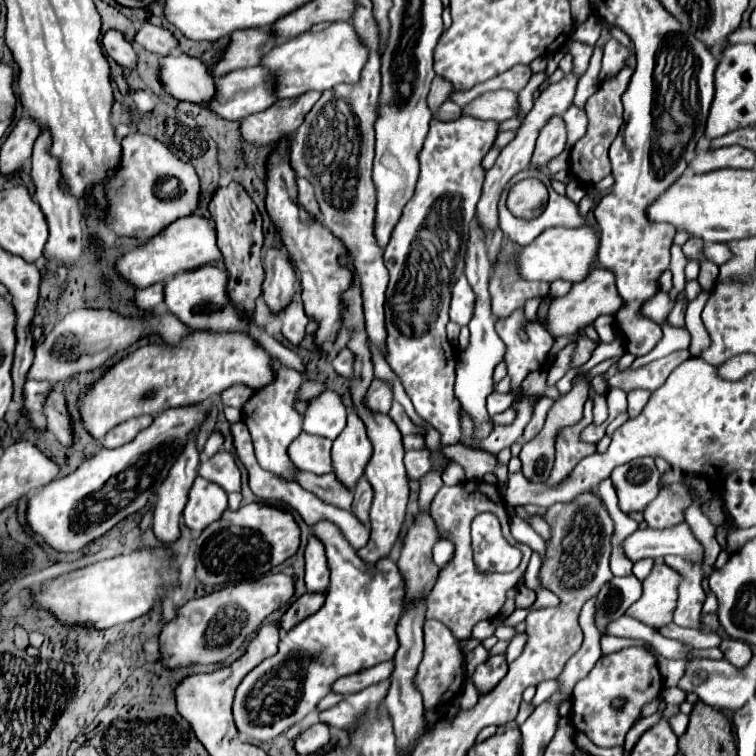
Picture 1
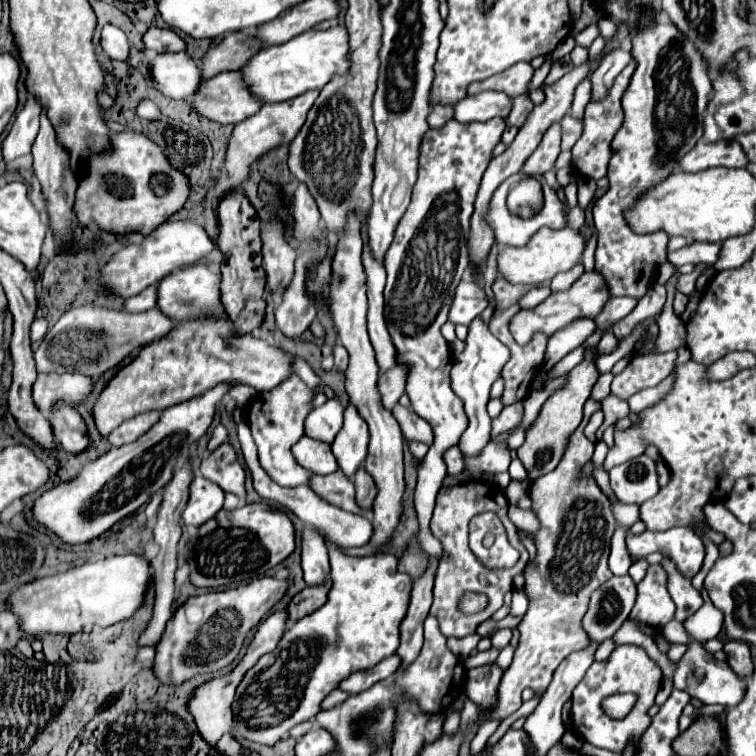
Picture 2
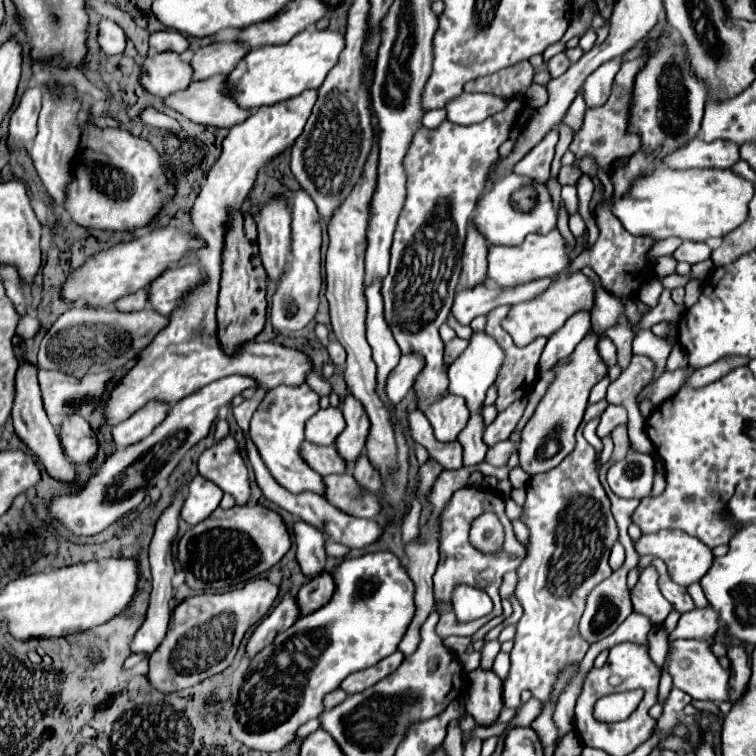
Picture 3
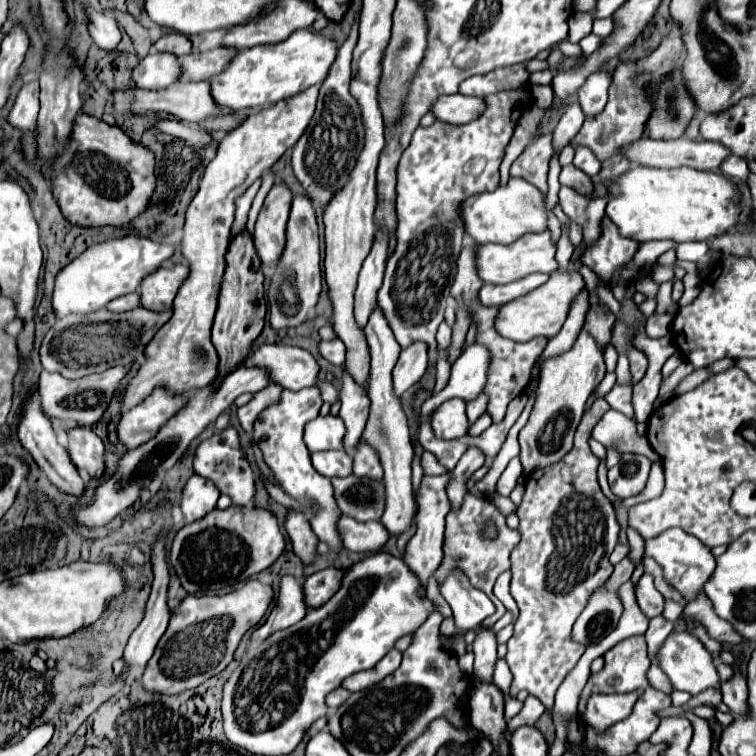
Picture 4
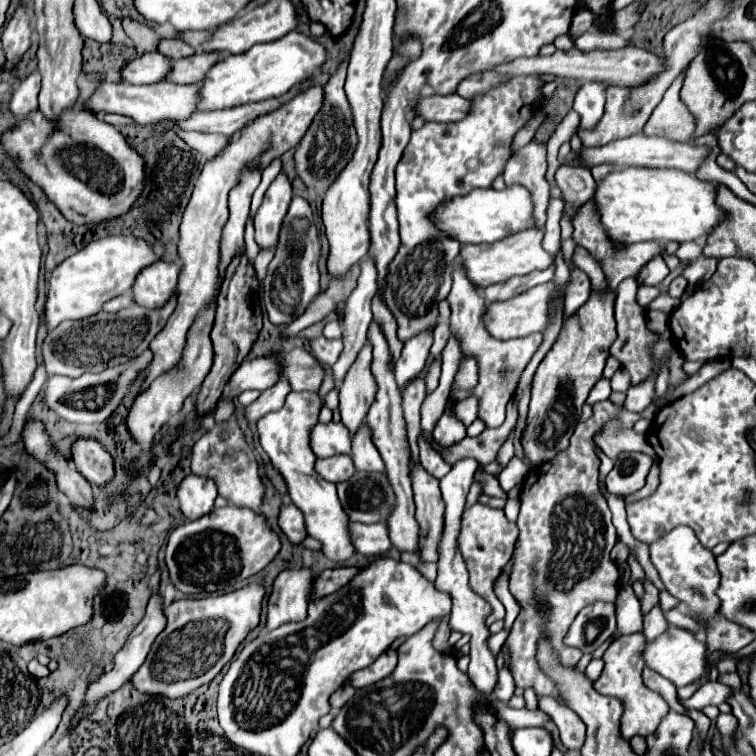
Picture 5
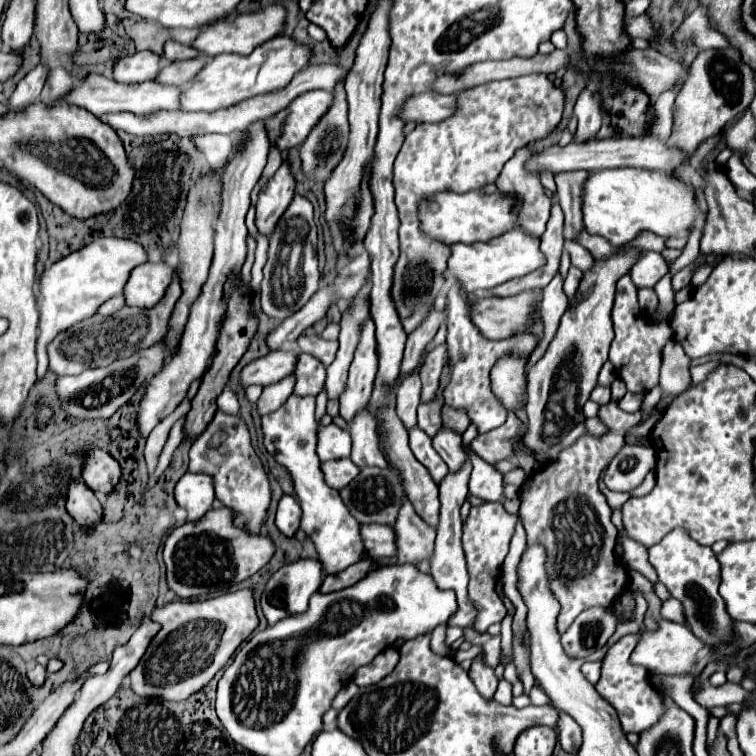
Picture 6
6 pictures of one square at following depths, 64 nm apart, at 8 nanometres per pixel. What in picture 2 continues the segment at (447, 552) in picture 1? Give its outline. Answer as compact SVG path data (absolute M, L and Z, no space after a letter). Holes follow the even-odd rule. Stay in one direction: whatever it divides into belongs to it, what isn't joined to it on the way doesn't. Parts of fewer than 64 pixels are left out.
M496 116L488 122L472 122L472 124L460 124L456 120L450 120L442 128L428 130L422 136L420 156L418 156L418 180L412 190L412 200L410 200L404 216L398 222L398 228L394 232L394 242L388 248L386 260L384 260L384 268L388 274L386 288L384 288L388 332L398 350L398 362L412 364L406 394L410 396L412 410L418 416L422 416L424 420L428 420L434 430L434 444L428 450L428 454L424 456L420 470L418 470L418 486L416 486L416 494L414 494L414 504L416 504L418 526L420 526L416 540L426 554L432 552L432 556L436 556L436 558L440 558L440 542L432 536L428 524L430 524L432 510L436 504L436 494L440 490L440 480L444 480L444 476L446 476L446 464L442 460L442 454L448 446L458 444L464 428L468 426L468 416L464 412L464 404L450 388L448 372L452 368L452 354L448 350L444 336L440 334L440 326L448 320L448 310L454 300L454 290L456 290L464 270L468 268L468 262L464 260L464 256L468 256L468 252L464 252L464 248L468 246L468 230L470 230L470 216L474 212L474 200L476 200L476 194L480 188L482 174L484 174L488 162L492 160L492 150L500 142L504 128L506 128L506 118L500 118L500 116Z

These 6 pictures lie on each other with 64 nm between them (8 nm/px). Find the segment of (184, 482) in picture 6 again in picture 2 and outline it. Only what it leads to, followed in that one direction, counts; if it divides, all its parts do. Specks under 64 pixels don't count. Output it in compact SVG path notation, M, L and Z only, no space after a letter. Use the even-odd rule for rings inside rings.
M196 476L190 484L190 498L182 512L182 518L188 526L198 528L200 524L216 516L222 504L224 504L224 492L218 488L218 484L206 480L204 476Z

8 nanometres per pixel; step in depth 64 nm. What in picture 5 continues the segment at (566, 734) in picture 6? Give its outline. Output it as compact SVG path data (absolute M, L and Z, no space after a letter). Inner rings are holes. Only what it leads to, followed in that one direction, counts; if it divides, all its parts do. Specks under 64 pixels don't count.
M538 696L538 708L542 708L544 712L548 712L552 716L554 724L560 730L560 740L566 748L570 748L570 750L582 748L586 728L584 728L584 722L572 710L562 706L554 696L550 696L550 698Z

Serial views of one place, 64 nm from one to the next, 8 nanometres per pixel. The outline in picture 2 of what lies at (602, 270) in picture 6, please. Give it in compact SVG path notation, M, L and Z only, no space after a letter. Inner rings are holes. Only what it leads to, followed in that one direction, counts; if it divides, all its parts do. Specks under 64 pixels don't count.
M586 350L584 360L566 374L566 384L562 388L554 390L550 394L550 398L542 404L536 420L526 430L526 442L518 448L518 458L528 472L528 480L536 480L536 476L552 472L558 466L558 462L562 460L562 456L568 448L570 434L582 422L584 402L590 398L590 390L596 384L598 376L600 376L600 372L596 368L596 352Z

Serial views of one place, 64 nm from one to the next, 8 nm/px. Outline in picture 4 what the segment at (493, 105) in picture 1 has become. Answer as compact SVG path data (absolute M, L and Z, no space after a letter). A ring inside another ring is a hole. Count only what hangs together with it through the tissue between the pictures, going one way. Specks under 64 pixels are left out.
M462 94L440 96L430 108L436 120L442 120L448 124L464 124L468 120L474 120L482 110L484 110L482 98L462 96Z

